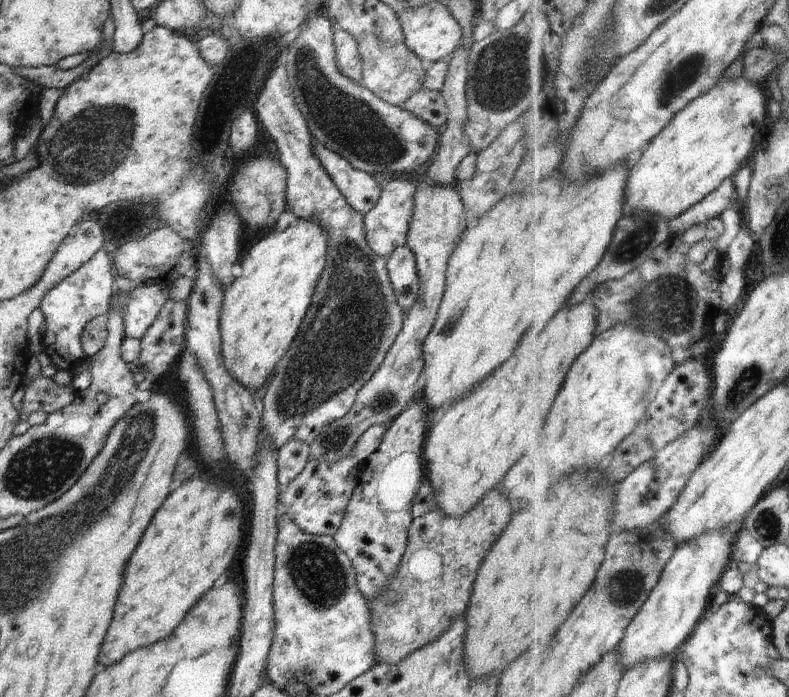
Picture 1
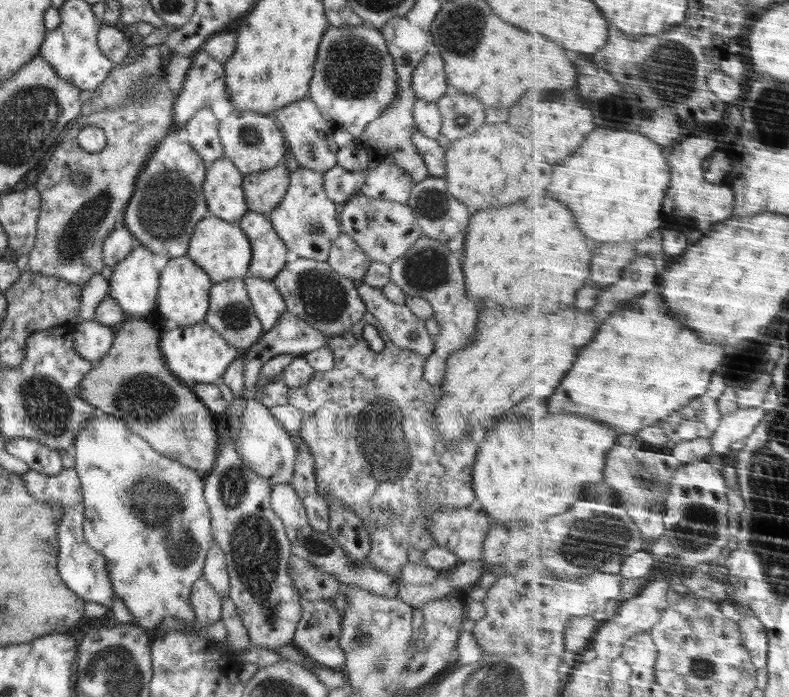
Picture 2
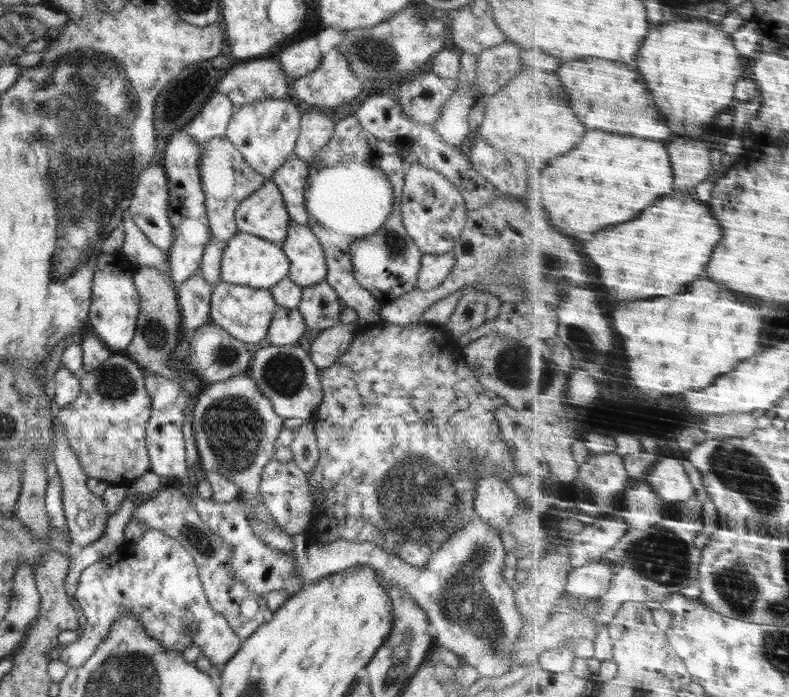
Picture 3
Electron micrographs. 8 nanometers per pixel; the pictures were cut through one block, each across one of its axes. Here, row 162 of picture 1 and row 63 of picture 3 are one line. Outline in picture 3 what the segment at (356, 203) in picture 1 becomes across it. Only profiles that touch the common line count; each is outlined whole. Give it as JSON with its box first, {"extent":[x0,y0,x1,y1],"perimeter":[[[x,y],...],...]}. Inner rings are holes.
{"extent":[291,47,368,110],"perimeter":[[[335,47],[323,55],[316,70],[300,78],[292,79],[291,98],[297,103],[308,104],[313,109],[326,108],[330,110],[352,100],[359,101],[365,96],[368,87],[367,83],[353,74],[348,59],[345,59]]]}

